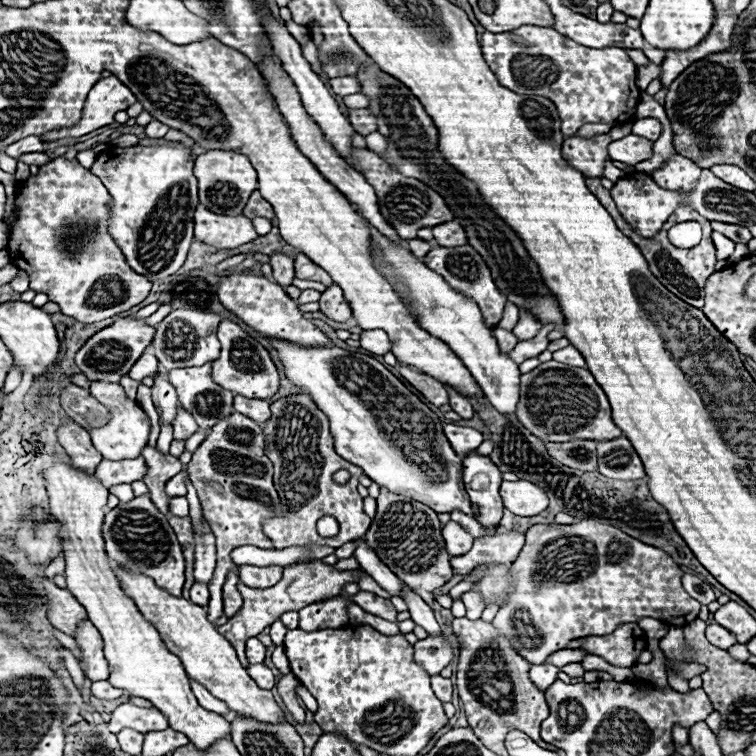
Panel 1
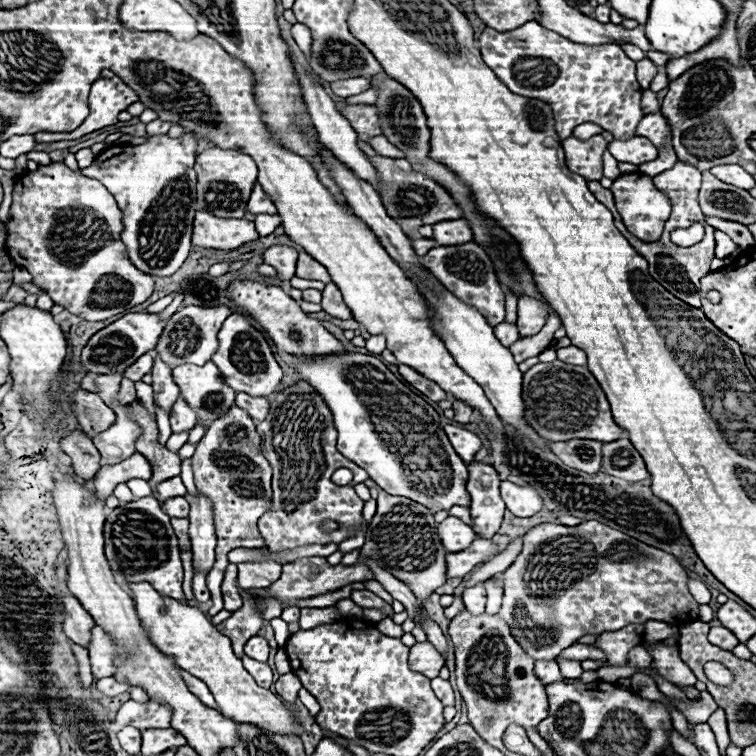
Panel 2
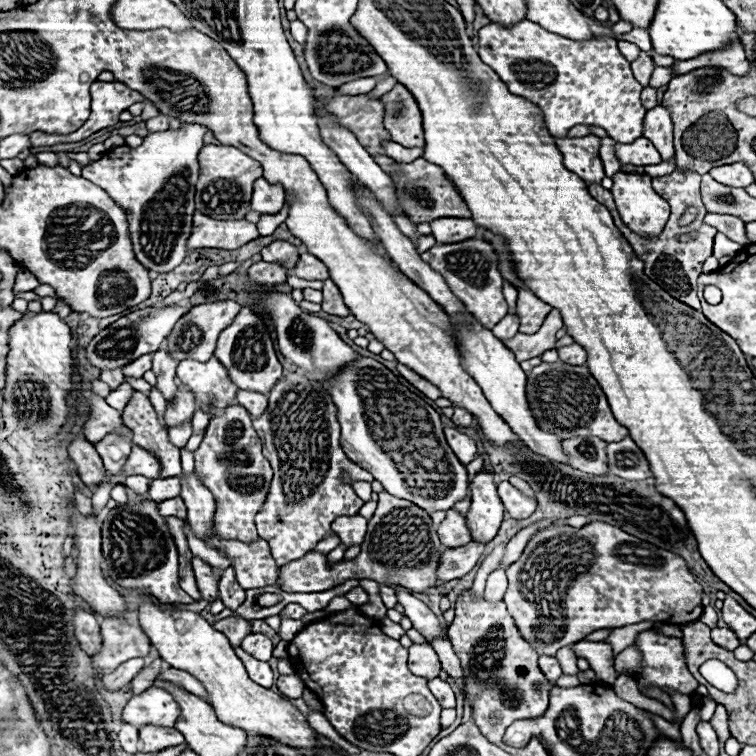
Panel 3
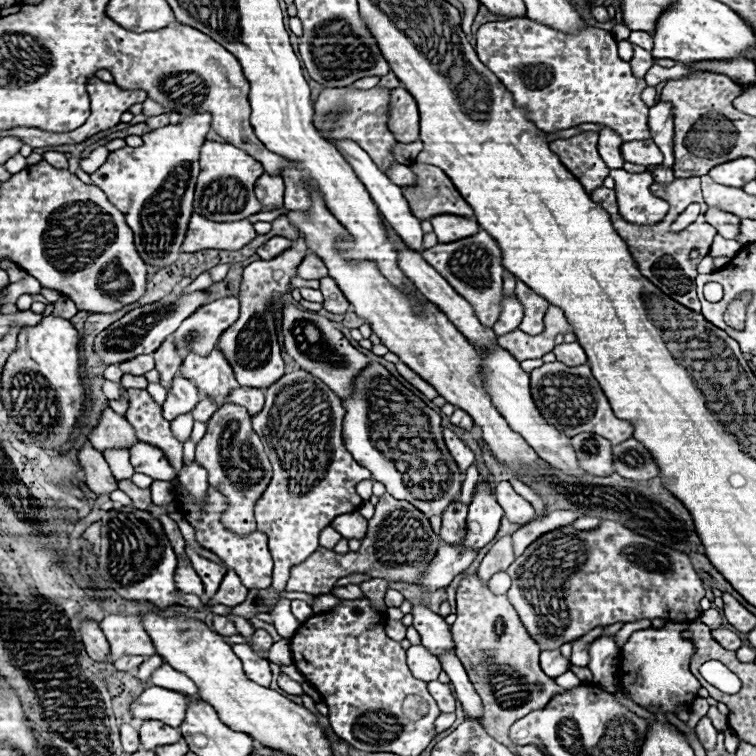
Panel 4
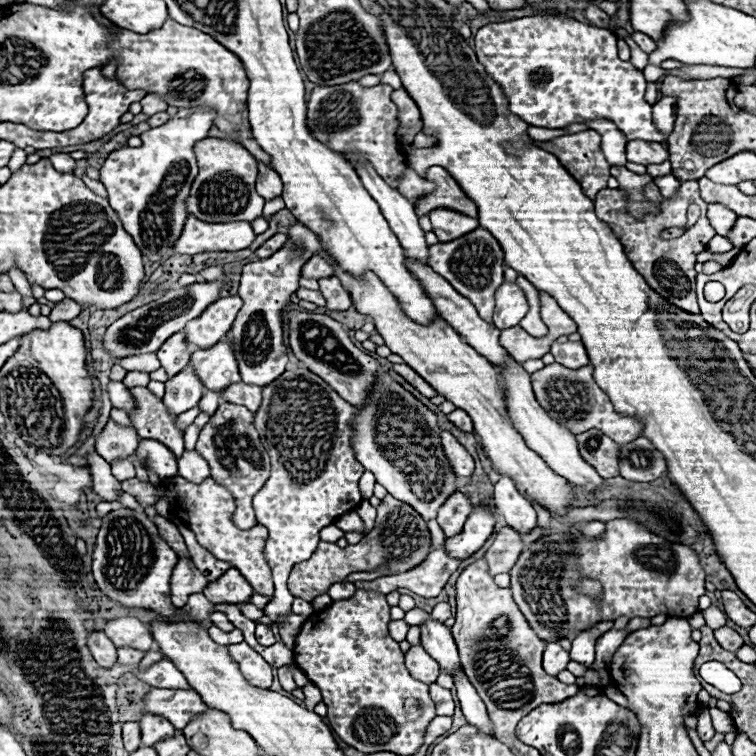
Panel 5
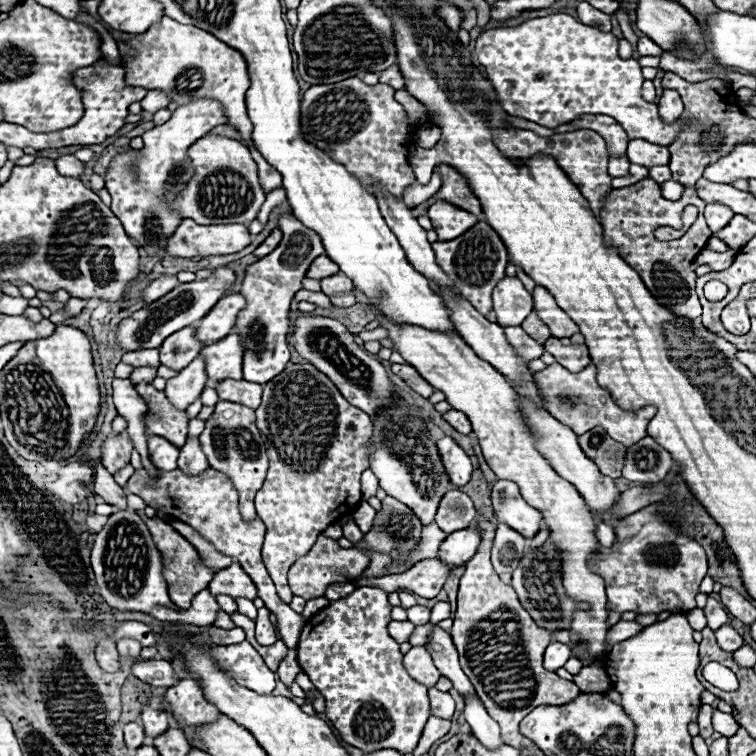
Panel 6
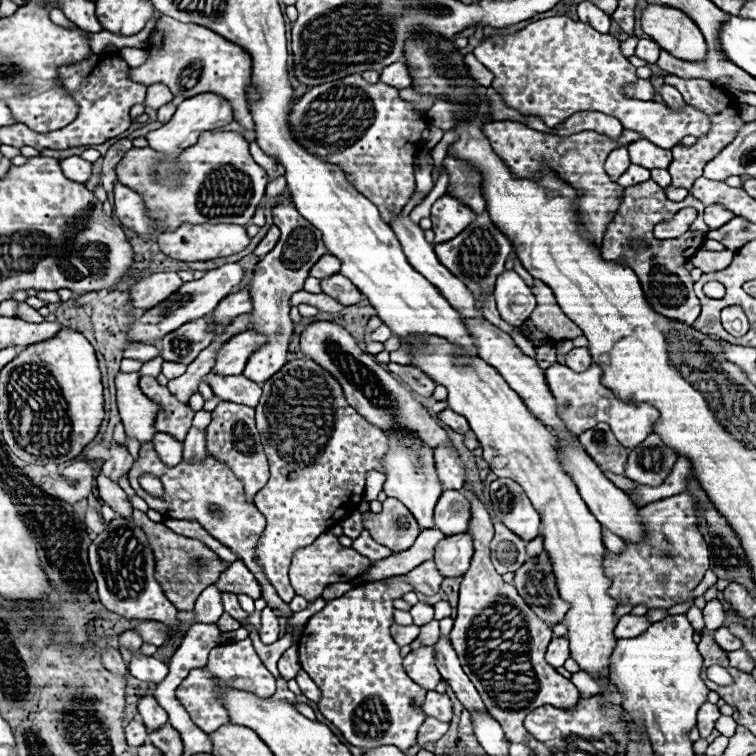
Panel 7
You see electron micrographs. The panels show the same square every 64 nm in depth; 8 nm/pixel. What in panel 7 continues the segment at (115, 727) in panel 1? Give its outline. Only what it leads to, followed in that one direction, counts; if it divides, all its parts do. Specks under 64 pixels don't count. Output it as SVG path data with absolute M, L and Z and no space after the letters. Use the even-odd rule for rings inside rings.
M238 640L238 642L230 642L230 644L220 644L216 648L212 648L210 652L210 660L206 666L192 670L184 682L178 686L176 690L176 698L182 702L182 706L188 710L190 718L196 722L196 726L200 726L206 734L214 732L216 728L224 726L230 722L228 710L224 710L220 698L216 698L216 688L218 688L218 680L226 682L230 688L236 690L244 690L244 692L252 692L258 698L270 698L276 690L276 680L274 676L264 668L264 664L260 662L252 640Z

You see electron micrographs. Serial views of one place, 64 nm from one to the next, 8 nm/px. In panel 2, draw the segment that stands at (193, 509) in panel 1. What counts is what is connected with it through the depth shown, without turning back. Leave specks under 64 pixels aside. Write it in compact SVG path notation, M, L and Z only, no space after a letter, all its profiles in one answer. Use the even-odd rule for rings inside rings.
M184 458L182 460L182 474L180 474L180 478L182 478L184 486L188 488L188 492L190 494L196 494L196 486L192 482L192 462L190 462L190 458Z

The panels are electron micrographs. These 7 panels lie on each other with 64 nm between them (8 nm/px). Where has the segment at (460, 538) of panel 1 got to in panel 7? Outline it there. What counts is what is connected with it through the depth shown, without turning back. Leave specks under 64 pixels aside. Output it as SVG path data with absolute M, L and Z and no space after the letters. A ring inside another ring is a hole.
M460 490L442 492L436 510L434 510L436 528L446 536L462 534L468 528L470 520L470 502Z

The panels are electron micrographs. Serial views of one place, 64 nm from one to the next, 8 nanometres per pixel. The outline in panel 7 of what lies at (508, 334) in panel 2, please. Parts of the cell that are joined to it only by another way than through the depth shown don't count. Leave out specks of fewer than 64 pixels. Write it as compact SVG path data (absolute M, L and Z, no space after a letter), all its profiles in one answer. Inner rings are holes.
M504 270L500 274L496 280L494 298L500 316L512 326L522 326L522 322L532 314L536 306L530 288L514 270Z

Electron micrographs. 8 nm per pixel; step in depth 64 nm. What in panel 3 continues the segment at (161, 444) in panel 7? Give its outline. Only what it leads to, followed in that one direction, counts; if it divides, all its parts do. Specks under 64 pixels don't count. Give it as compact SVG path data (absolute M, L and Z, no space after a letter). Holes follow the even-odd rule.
M132 446L132 454L128 456L128 462L124 466L124 474L126 476L142 474L142 476L146 476L150 480L156 480L162 474L162 464L152 452L148 452L148 450L140 448L140 446Z

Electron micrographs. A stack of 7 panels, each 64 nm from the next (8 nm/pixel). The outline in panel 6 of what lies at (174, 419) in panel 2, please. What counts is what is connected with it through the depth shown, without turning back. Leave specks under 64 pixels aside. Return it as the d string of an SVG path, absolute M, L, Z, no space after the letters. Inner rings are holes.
M196 358L188 364L178 376L170 378L166 384L166 394L176 408L186 410L202 392L206 384L206 366L204 358Z

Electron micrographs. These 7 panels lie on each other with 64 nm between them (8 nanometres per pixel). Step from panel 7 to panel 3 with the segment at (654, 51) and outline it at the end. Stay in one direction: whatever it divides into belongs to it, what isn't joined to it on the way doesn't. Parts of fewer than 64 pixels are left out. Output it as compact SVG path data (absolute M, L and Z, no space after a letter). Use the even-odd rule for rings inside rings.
M634 28L632 32L628 32L628 34L624 34L624 36L614 36L616 40L626 40L626 42L632 42L632 44L636 44L640 50L644 50L644 52L650 52L652 50L652 42L650 42L650 38L648 38L648 30L642 30L642 28Z

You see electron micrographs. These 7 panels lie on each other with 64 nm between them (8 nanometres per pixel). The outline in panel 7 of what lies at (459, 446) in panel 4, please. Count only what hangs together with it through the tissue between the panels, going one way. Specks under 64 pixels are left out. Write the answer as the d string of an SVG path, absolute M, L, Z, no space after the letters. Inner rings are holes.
M440 446L434 450L436 478L442 490L460 490L464 484L464 464L454 448Z

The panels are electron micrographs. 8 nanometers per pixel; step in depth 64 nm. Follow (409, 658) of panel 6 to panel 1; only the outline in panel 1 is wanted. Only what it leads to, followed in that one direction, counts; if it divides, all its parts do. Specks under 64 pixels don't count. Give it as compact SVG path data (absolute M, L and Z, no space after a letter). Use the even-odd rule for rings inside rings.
M428 636L426 640L418 640L414 644L414 662L420 664L430 676L440 674L440 670L450 664L452 656L454 652L444 636L440 638Z

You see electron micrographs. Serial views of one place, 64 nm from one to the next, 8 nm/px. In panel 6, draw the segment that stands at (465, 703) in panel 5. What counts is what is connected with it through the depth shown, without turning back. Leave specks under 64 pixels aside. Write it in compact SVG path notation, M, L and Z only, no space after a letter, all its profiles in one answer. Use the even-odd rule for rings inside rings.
M466 700L464 706L464 716L472 728L472 734L490 750L496 750L500 746L504 746L502 738L500 738L500 726L496 720L492 720L488 716L488 712L484 710L482 702L478 700Z

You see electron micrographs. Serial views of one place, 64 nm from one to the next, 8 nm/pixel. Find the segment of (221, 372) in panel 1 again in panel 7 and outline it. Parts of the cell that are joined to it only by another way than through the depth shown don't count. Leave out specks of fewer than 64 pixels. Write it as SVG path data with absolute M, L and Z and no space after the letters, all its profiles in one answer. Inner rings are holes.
M290 196L282 198L274 208L272 208L272 218L274 224L280 228L280 240L278 244L256 264L254 268L254 278L248 284L250 294L252 294L252 328L260 330L262 334L268 334L268 342L256 350L244 368L244 376L262 384L266 382L272 374L276 374L276 370L280 370L280 366L284 366L286 360L286 352L288 352L288 338L292 334L292 320L288 316L290 306L288 306L288 298L298 292L304 290L304 280L308 278L308 270L318 262L320 256L328 254L328 248L324 246L322 234L320 230L316 230L310 222L304 222L304 218L298 214L294 200Z

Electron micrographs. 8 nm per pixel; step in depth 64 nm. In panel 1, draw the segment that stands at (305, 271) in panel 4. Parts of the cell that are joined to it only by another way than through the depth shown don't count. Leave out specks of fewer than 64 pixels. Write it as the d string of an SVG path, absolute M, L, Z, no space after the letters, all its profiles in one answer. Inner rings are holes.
M298 254L294 266L296 266L296 278L322 282L322 284L326 284L326 286L332 284L332 278L330 278L320 266L316 266L314 262L310 262L310 258L308 258L306 254Z

